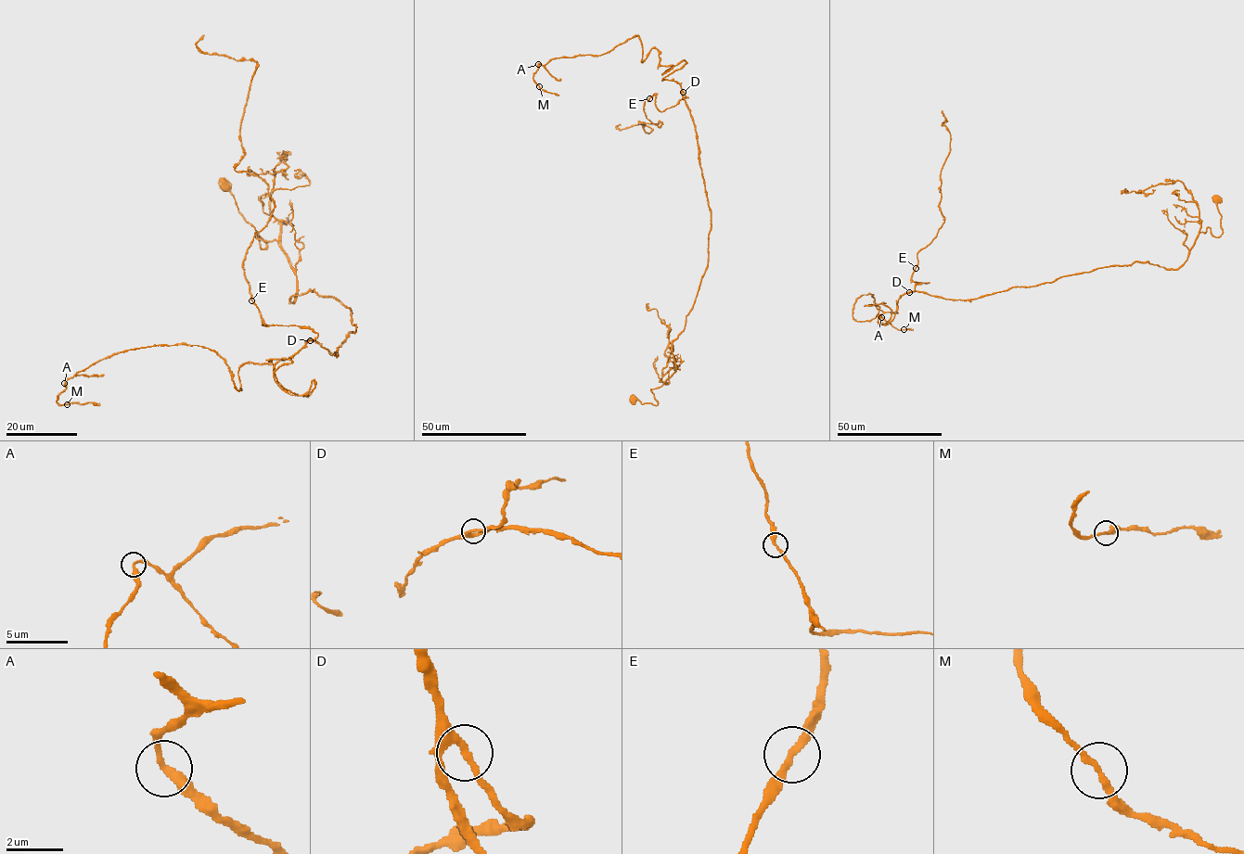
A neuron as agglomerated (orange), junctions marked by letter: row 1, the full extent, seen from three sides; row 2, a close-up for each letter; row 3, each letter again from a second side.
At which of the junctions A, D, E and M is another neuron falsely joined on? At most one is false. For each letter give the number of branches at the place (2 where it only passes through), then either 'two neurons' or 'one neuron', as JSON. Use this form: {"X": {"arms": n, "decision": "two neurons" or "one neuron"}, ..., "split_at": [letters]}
{"A": {"arms": 2, "decision": "one neuron"}, "D": {"arms": 2, "decision": "one neuron"}, "E": {"arms": 2, "decision": "one neuron"}, "M": {"arms": 2, "decision": "one neuron"}, "split_at": []}

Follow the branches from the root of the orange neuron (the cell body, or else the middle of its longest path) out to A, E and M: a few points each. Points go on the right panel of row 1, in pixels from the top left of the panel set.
A: (1217, 199), (1223, 233), (1177, 269), (906, 292), (887, 325), (883, 302), (855, 320), (856, 299), (881, 317)
E: (1217, 199), (1223, 233), (1200, 232), (1175, 269), (1134, 261), (951, 299), (909, 292), (929, 282), (916, 268)
M: (1217, 199), (1223, 233), (1175, 269), (906, 292), (887, 325), (853, 303), (904, 329)

